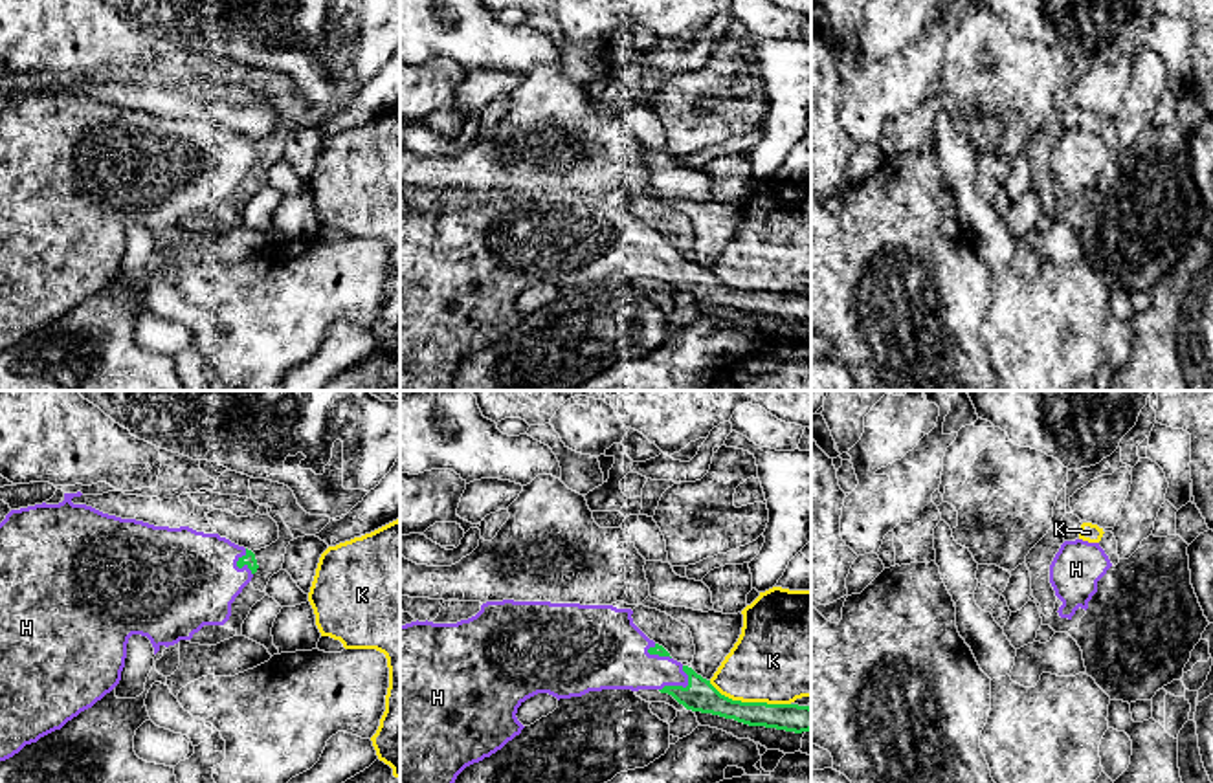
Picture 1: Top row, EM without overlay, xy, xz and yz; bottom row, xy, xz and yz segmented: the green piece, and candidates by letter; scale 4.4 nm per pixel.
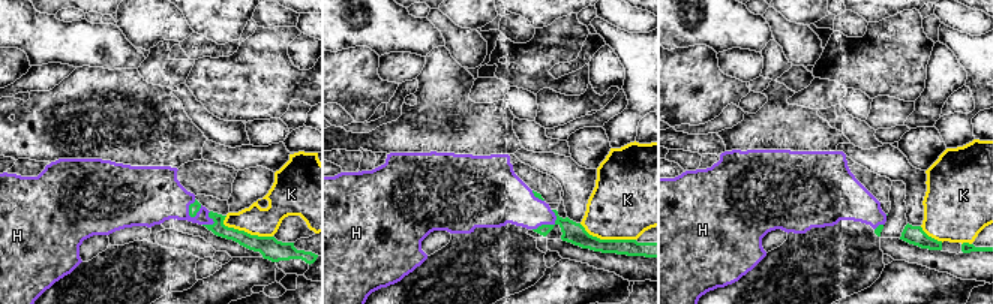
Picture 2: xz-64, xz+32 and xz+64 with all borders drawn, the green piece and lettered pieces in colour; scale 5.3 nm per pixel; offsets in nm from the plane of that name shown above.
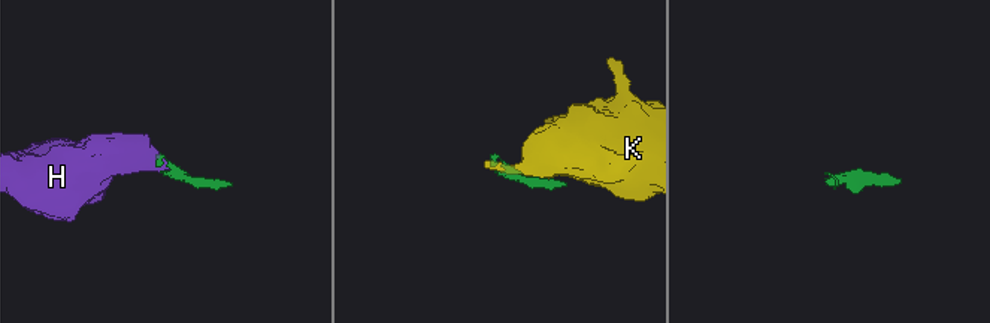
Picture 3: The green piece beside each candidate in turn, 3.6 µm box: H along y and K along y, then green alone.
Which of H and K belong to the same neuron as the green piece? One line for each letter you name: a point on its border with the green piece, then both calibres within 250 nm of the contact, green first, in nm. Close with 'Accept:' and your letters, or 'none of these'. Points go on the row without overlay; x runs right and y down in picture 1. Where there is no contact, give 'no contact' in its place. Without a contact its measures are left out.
H: meets green in xz at (681, 275); 140 nm thick on the green side, 200 nm on the other
Accept: H

